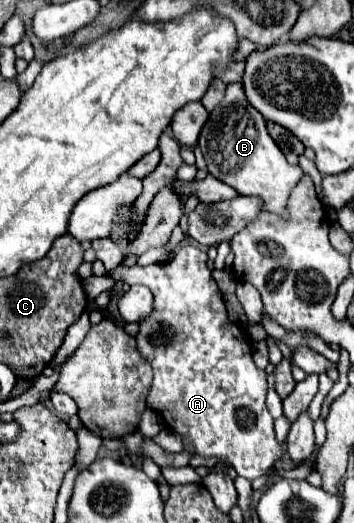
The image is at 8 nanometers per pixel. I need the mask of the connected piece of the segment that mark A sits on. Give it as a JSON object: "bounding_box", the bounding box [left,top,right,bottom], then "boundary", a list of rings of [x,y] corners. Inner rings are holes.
{"bounding_box":[107,244,283,480],"boundary":[[[187,244],[187,246],[183,246],[183,248],[175,254],[175,258],[173,258],[171,262],[167,262],[167,264],[151,264],[151,266],[145,266],[145,268],[141,268],[141,266],[125,266],[125,264],[123,264],[123,266],[119,266],[119,268],[115,266],[115,268],[109,270],[107,274],[115,281],[122,280],[129,285],[145,284],[145,286],[151,288],[151,292],[153,292],[153,296],[155,296],[155,310],[153,310],[151,316],[147,316],[147,318],[139,324],[141,330],[139,330],[139,334],[137,334],[139,352],[141,352],[143,358],[153,366],[153,374],[155,374],[151,392],[149,392],[149,396],[147,396],[147,404],[149,404],[155,412],[161,414],[161,418],[165,420],[165,424],[167,424],[173,432],[177,432],[177,434],[181,434],[181,436],[191,436],[191,440],[193,440],[195,450],[197,450],[199,456],[225,456],[225,458],[231,460],[231,464],[233,464],[233,468],[235,468],[235,472],[237,472],[239,476],[243,476],[243,478],[247,478],[247,480],[255,480],[255,478],[263,476],[271,466],[275,466],[275,462],[281,458],[281,452],[283,452],[283,448],[281,448],[281,446],[277,444],[277,440],[275,440],[273,418],[271,418],[271,414],[267,412],[267,406],[265,406],[267,376],[265,376],[263,370],[259,370],[259,368],[253,364],[253,358],[251,358],[251,344],[249,344],[247,334],[245,334],[237,324],[233,324],[233,322],[227,320],[227,310],[225,310],[225,302],[223,302],[221,290],[219,290],[217,282],[213,280],[211,270],[207,268],[205,262],[207,262],[207,254],[205,254],[203,250],[199,250],[199,248]]]}

